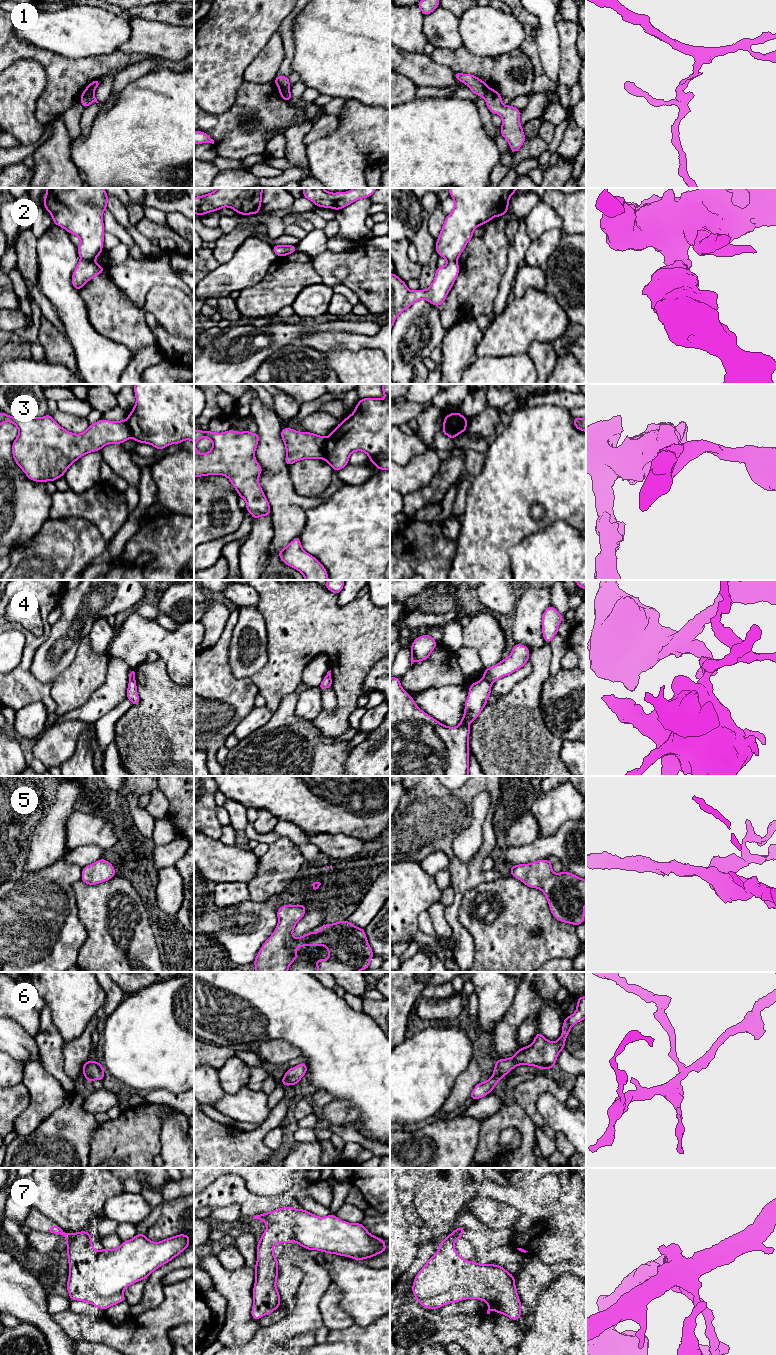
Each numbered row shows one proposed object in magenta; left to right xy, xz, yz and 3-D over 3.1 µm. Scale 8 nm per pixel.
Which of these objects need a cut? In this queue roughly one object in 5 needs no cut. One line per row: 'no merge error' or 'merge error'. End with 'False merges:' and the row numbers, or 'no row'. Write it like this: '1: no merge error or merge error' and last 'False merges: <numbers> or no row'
1: merge error
2: merge error
3: merge error
4: merge error
5: no merge error
6: merge error
7: no merge error
False merges: 1, 2, 3, 4, 6

